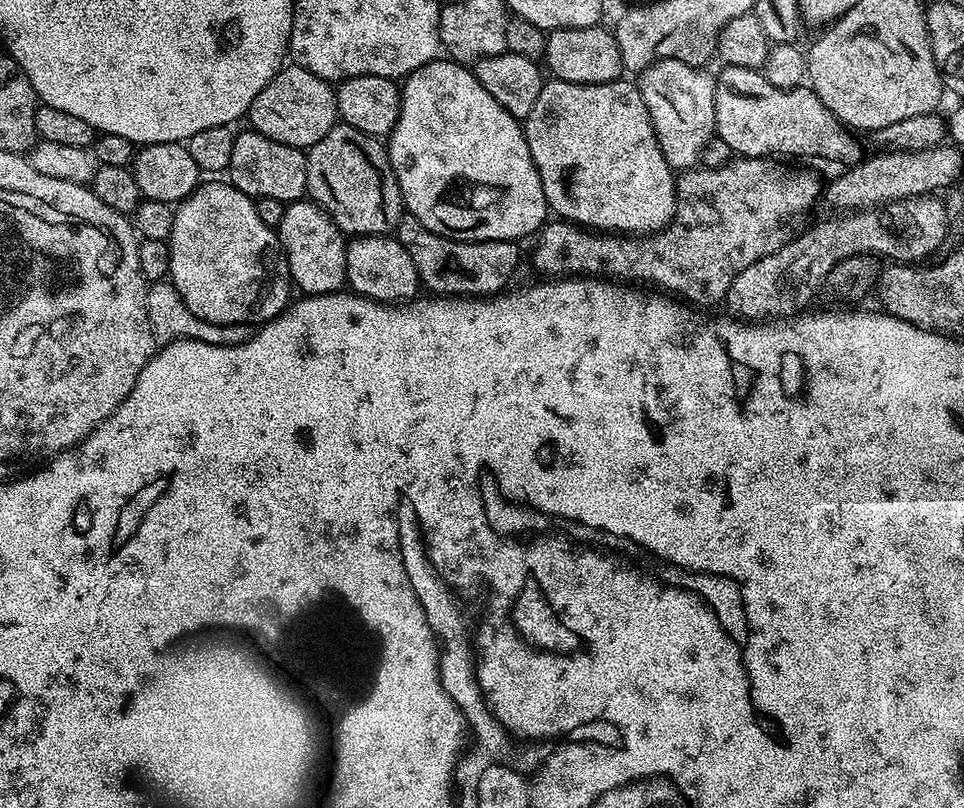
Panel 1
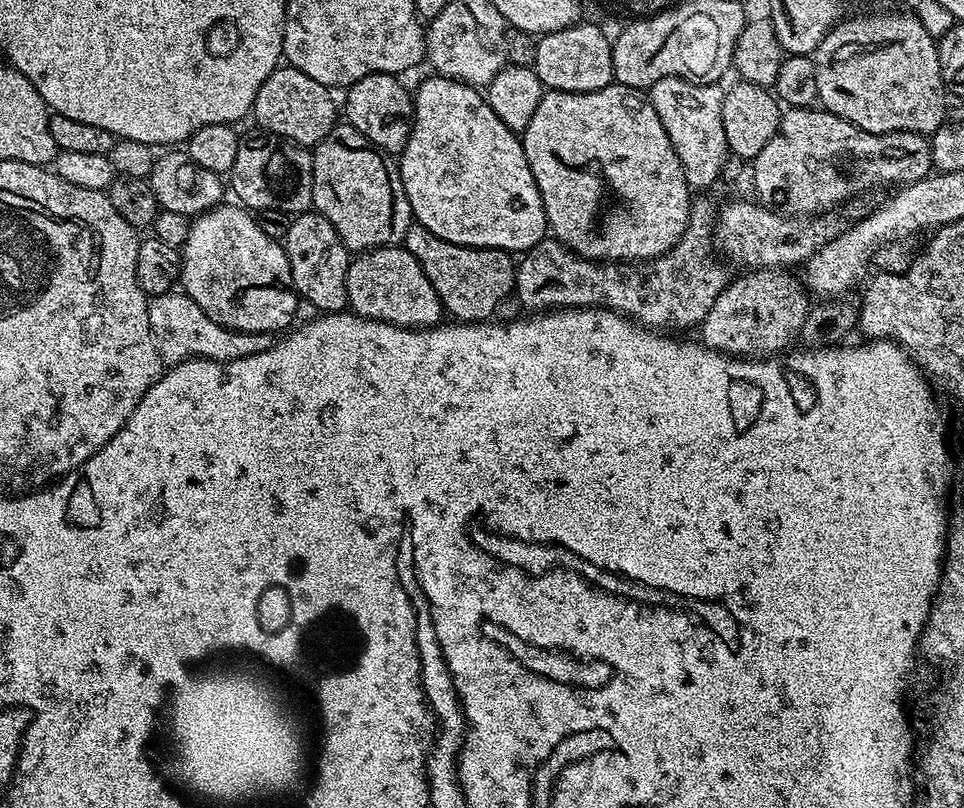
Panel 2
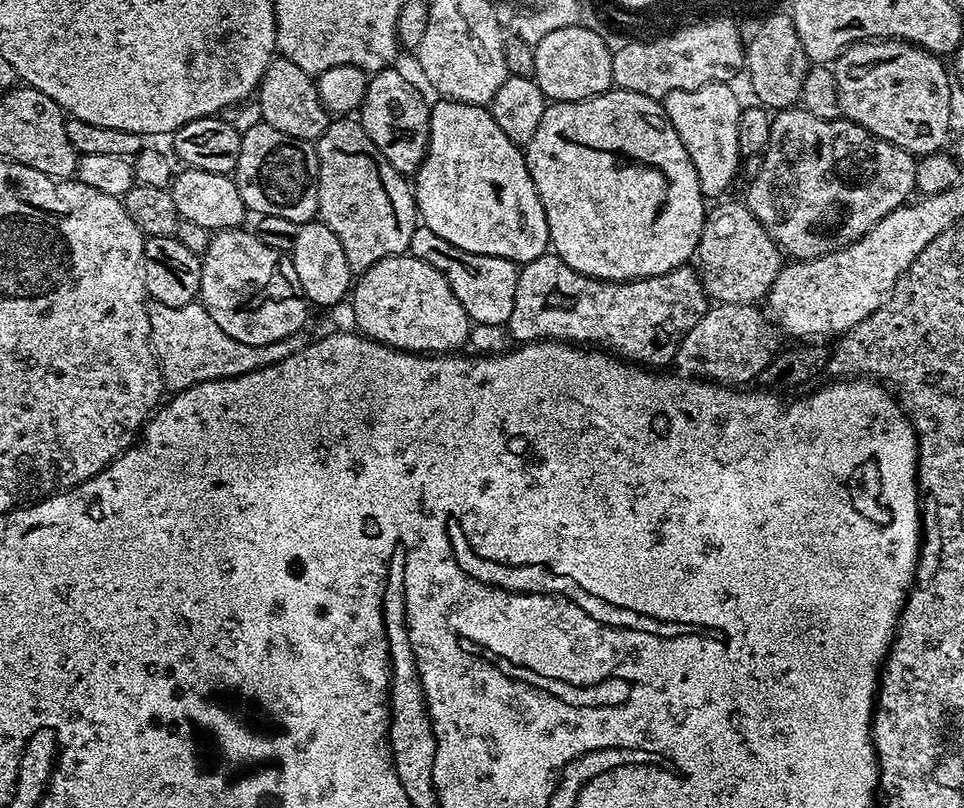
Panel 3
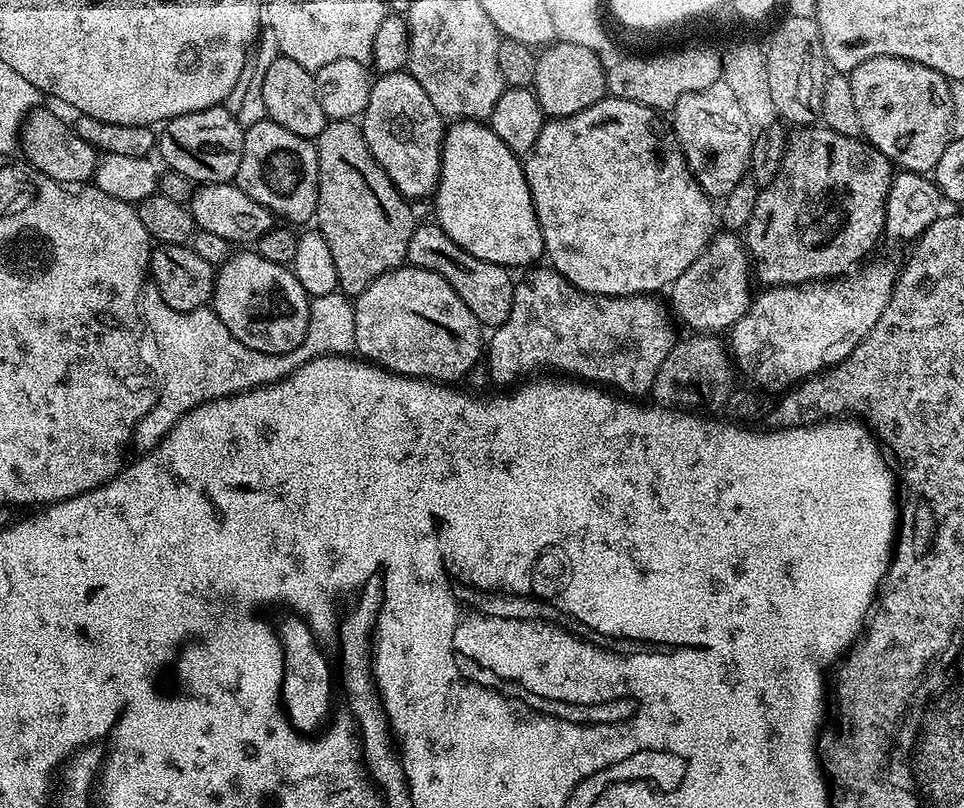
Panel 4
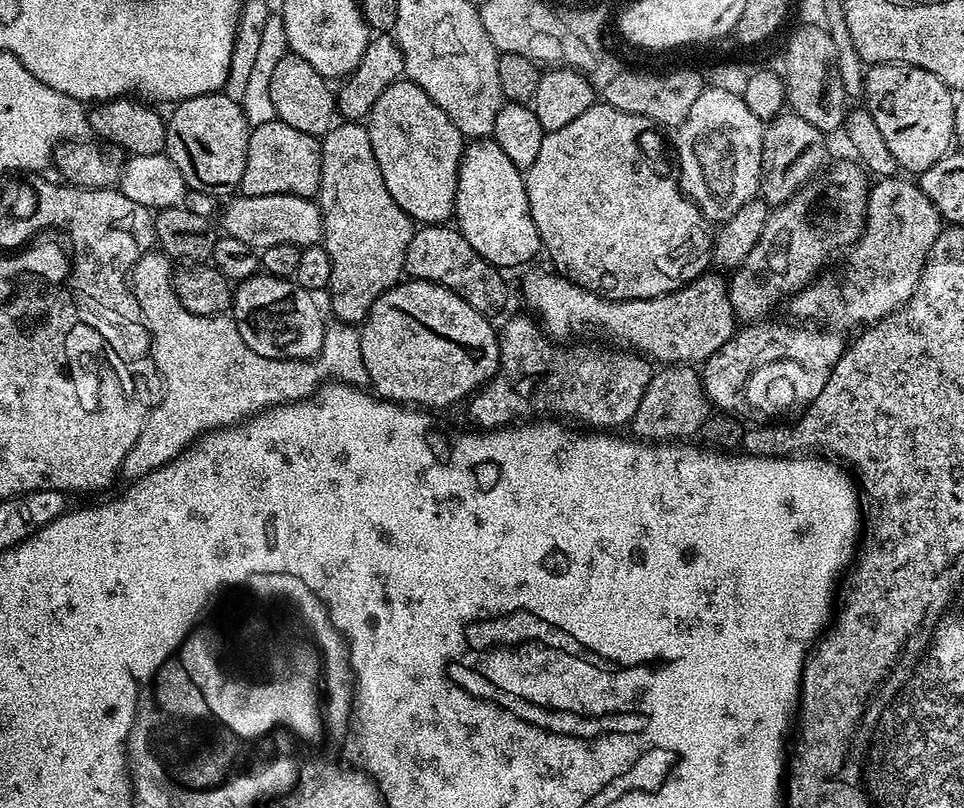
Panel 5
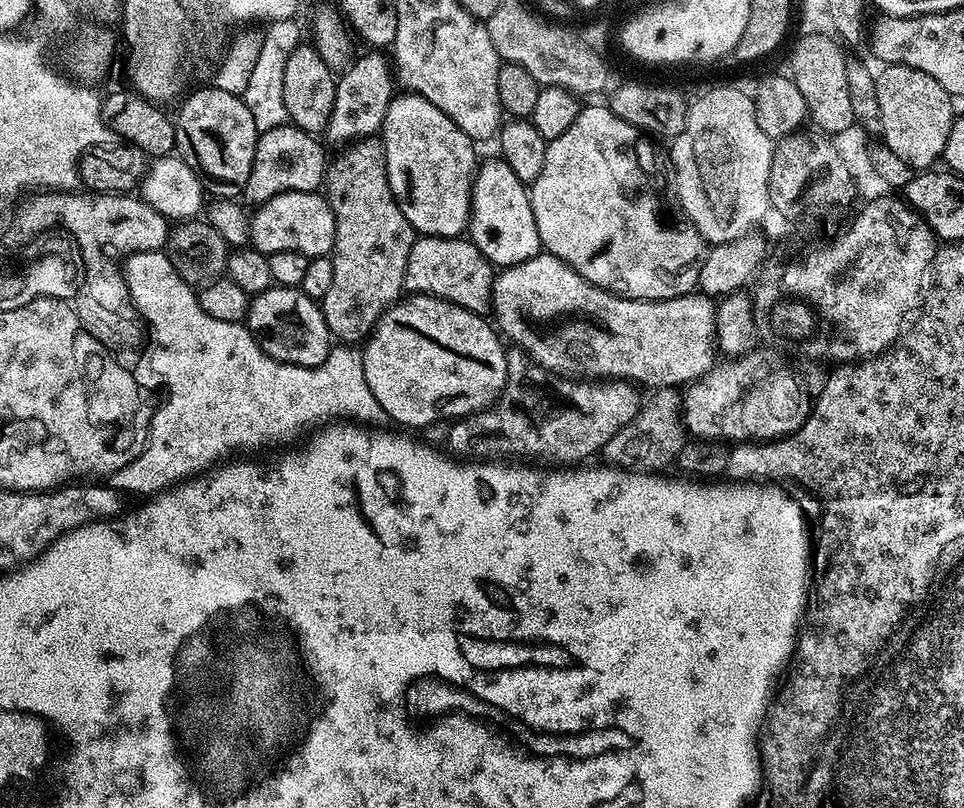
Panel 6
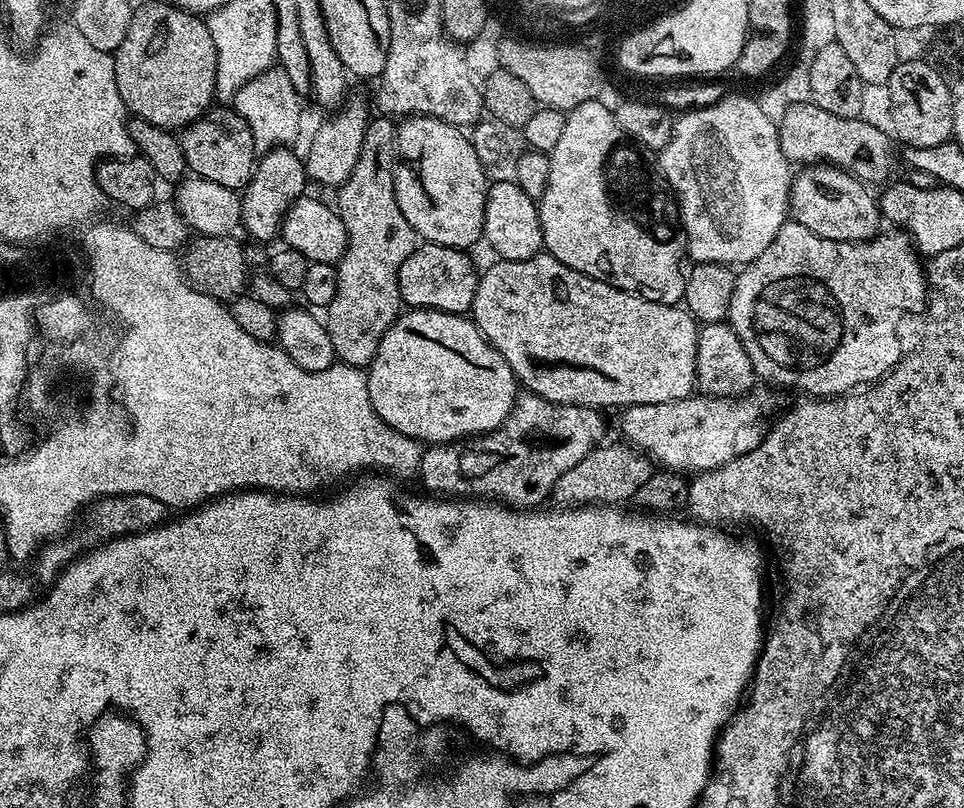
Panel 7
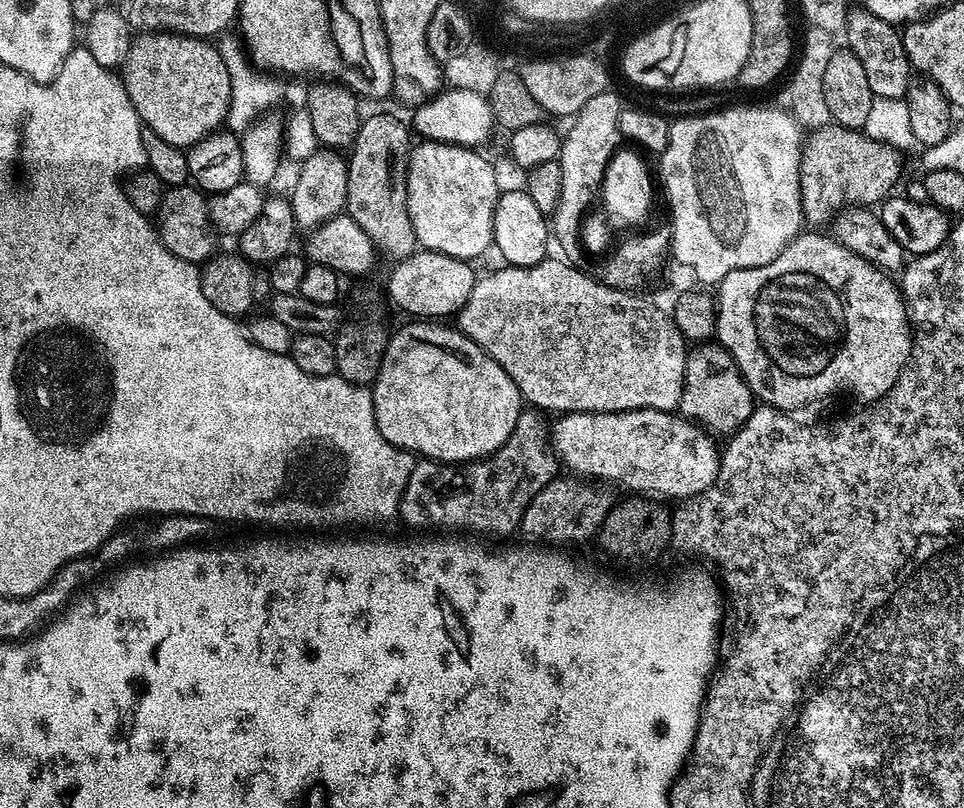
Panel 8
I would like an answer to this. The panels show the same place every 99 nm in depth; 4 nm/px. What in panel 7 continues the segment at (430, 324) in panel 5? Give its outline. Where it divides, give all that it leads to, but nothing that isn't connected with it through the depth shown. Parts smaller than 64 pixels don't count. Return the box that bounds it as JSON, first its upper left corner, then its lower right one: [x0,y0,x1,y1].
[366,308,518,446]

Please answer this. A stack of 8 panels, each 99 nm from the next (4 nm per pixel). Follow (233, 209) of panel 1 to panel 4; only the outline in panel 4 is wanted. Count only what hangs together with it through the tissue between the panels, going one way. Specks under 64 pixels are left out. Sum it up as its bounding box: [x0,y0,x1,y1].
[210,250,310,354]

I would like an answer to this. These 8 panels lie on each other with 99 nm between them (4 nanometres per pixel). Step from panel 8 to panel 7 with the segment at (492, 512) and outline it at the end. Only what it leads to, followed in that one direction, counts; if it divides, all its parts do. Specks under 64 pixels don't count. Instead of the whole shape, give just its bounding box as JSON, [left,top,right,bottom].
[418,390,604,510]

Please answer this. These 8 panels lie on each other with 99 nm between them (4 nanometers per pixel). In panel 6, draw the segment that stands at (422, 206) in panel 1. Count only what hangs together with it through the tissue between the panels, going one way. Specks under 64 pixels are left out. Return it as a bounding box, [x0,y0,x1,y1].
[470,159,542,269]

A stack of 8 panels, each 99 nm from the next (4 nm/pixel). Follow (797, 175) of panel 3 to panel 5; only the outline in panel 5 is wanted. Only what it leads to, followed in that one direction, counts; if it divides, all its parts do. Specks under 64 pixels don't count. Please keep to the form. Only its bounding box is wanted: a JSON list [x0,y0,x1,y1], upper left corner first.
[728,162,870,325]

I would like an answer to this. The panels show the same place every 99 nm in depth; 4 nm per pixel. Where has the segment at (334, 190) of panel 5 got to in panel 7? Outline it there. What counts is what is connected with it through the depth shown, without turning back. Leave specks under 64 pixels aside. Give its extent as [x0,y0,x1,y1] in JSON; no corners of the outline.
[326,119,418,369]

